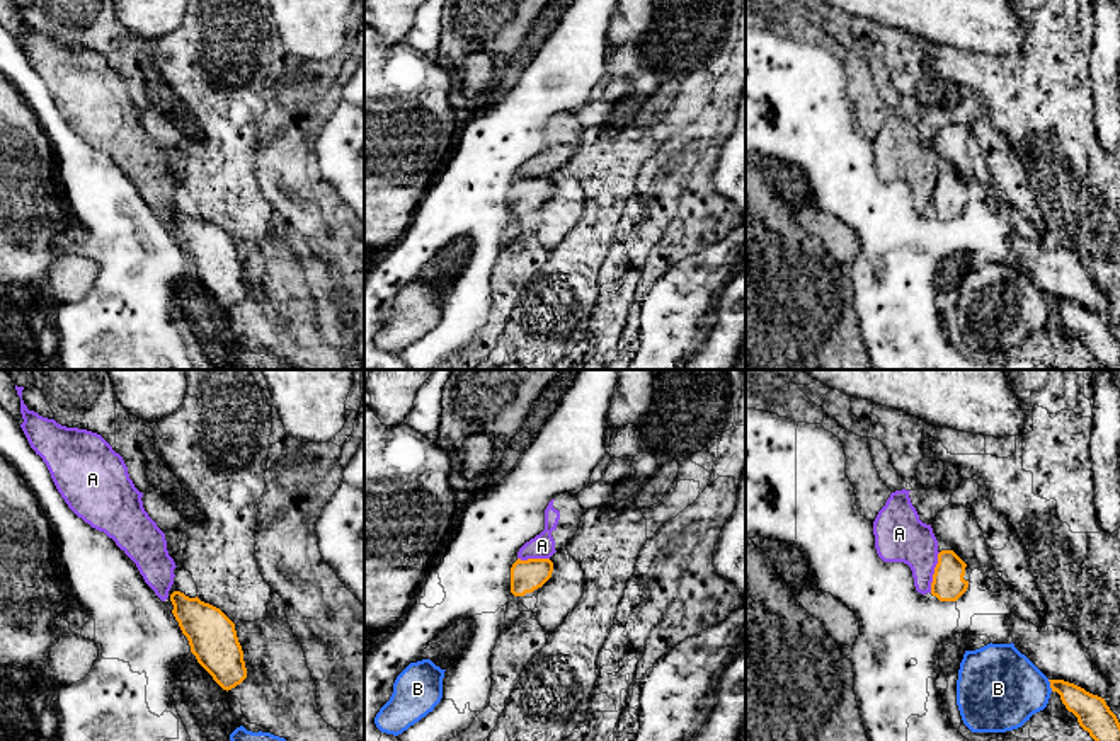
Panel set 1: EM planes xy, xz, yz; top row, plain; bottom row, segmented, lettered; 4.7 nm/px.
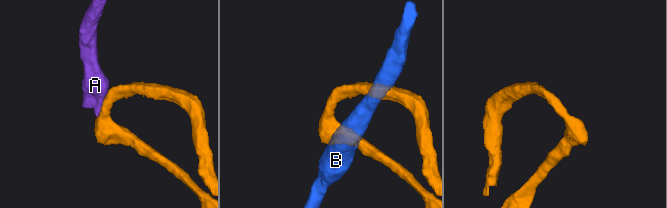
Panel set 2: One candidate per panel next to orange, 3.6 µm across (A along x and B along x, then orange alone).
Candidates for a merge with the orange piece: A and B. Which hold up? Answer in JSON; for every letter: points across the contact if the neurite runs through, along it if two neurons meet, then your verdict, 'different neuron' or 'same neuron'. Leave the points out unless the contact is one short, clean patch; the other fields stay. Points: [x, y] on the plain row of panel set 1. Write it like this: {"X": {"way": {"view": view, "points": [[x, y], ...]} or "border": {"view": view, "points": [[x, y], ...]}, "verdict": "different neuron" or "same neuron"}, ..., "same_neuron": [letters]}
{"A": {"border": {"view": "yz", "points": [[940, 171], [930, 210]]}, "verdict": "different neuron"}, "B": {"verdict": "different neuron"}, "same_neuron": []}

